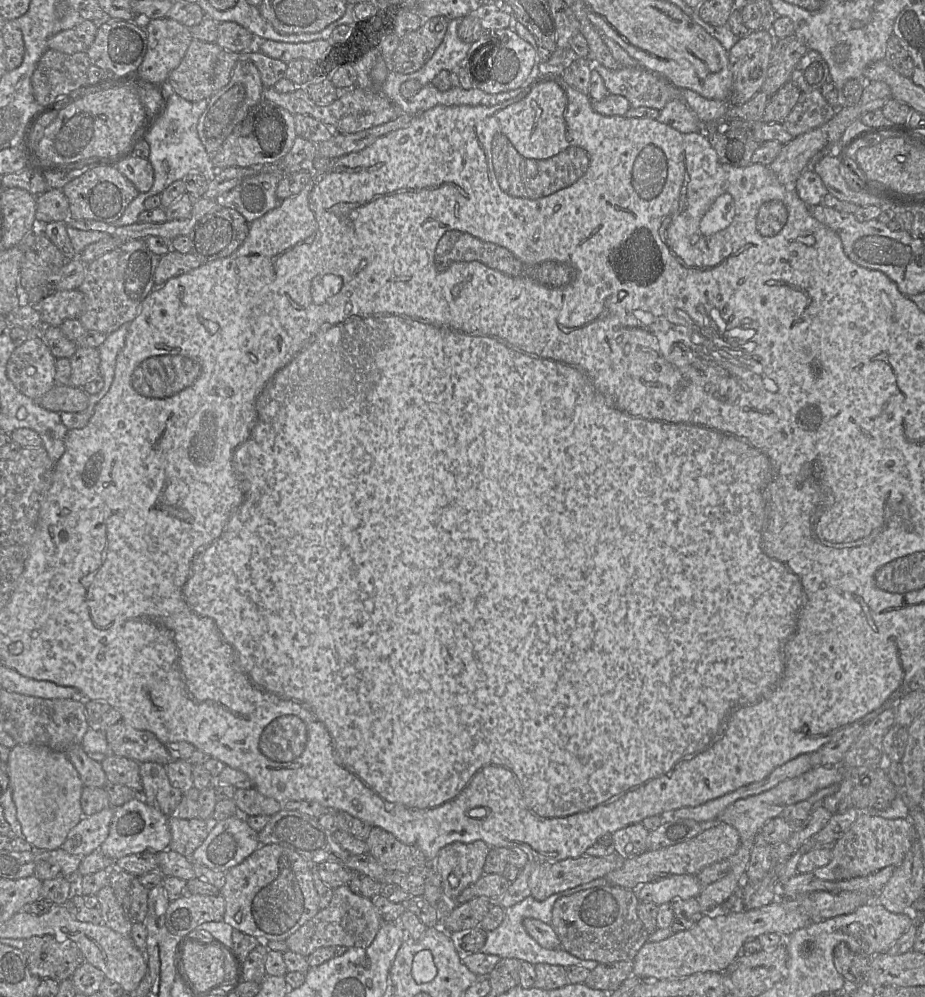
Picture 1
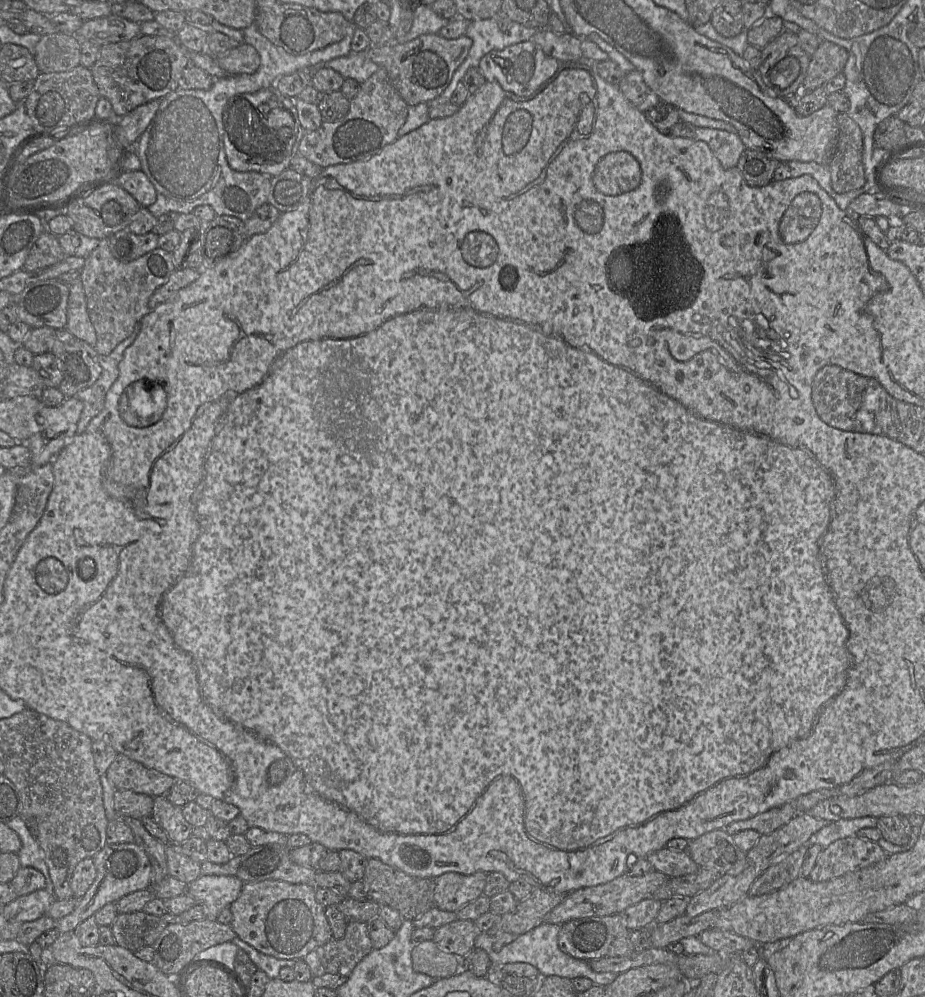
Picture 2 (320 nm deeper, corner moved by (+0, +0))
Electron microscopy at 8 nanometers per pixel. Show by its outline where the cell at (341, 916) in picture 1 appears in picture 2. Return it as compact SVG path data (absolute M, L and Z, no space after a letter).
M349 920L342 939L316 947L303 960L313 977L337 974L348 978L356 965L373 950L367 924Z

